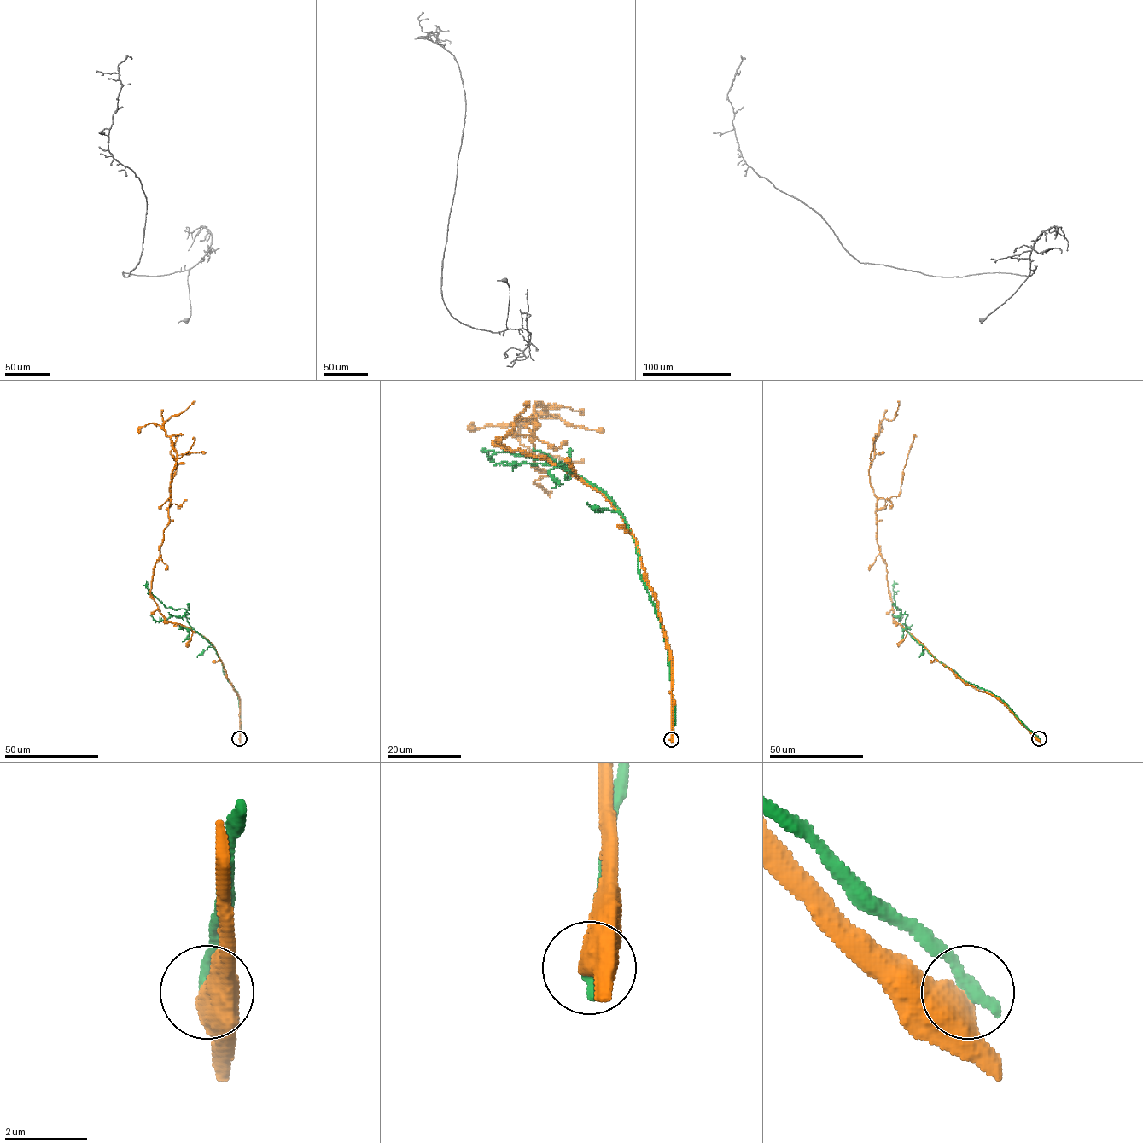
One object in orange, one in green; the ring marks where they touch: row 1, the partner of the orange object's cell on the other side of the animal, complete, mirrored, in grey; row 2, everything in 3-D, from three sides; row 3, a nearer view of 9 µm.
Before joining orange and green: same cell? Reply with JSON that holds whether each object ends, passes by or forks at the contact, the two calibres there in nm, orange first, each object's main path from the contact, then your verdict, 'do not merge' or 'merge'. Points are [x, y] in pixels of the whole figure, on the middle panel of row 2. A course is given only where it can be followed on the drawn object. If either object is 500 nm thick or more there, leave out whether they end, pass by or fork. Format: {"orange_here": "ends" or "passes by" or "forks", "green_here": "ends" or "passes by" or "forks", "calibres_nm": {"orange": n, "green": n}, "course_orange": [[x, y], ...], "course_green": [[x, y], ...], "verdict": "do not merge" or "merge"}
{"calibres_nm": {"orange": 650, "green": 380}, "course_orange": [[671, 739], [672, 655], [622, 514], [496, 443], [540, 403], [546, 414], [521, 424], [519, 442], [583, 461]], "course_green": [[671, 739], [669, 653], [615, 504], [574, 474], [566, 480], [562, 464], [505, 451], [488, 451], [489, 460]], "verdict": "do not merge"}

